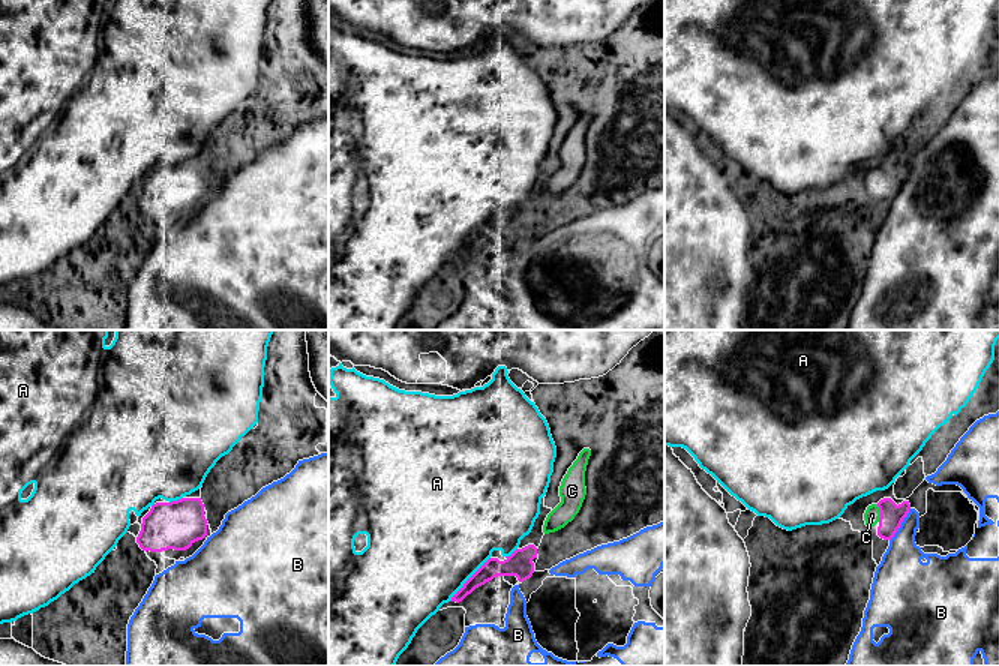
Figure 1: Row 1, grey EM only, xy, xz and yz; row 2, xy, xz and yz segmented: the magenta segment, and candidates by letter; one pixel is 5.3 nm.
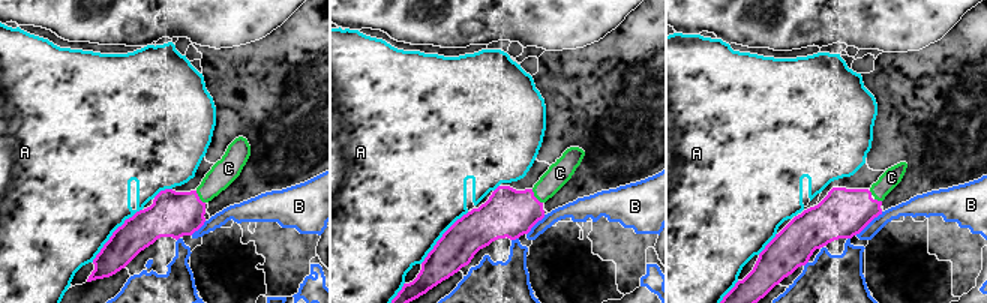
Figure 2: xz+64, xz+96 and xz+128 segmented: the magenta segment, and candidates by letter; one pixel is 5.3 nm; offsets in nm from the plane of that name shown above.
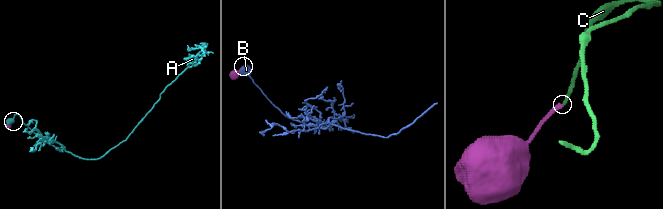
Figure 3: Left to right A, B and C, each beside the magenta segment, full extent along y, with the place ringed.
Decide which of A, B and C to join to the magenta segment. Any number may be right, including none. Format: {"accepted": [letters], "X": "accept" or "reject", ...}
{"accepted": ["C"], "A": "reject", "B": "reject", "C": "accept"}

